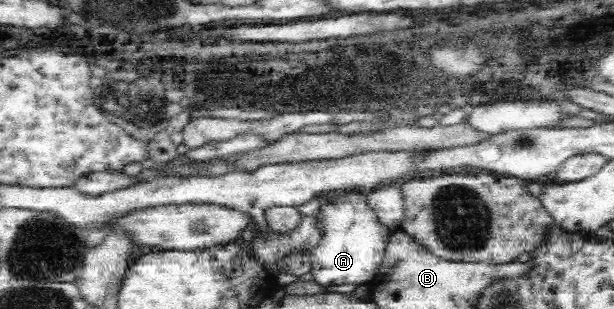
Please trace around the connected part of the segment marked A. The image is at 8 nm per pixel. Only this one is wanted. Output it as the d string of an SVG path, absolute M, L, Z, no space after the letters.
M355 190L347 192L343 200L335 197L336 195L330 195L321 198L321 206L315 214L321 219L323 239L313 253L309 253L313 281L325 287L343 284L371 285L381 268L385 248L392 233L379 224L377 215L368 205L365 193Z

